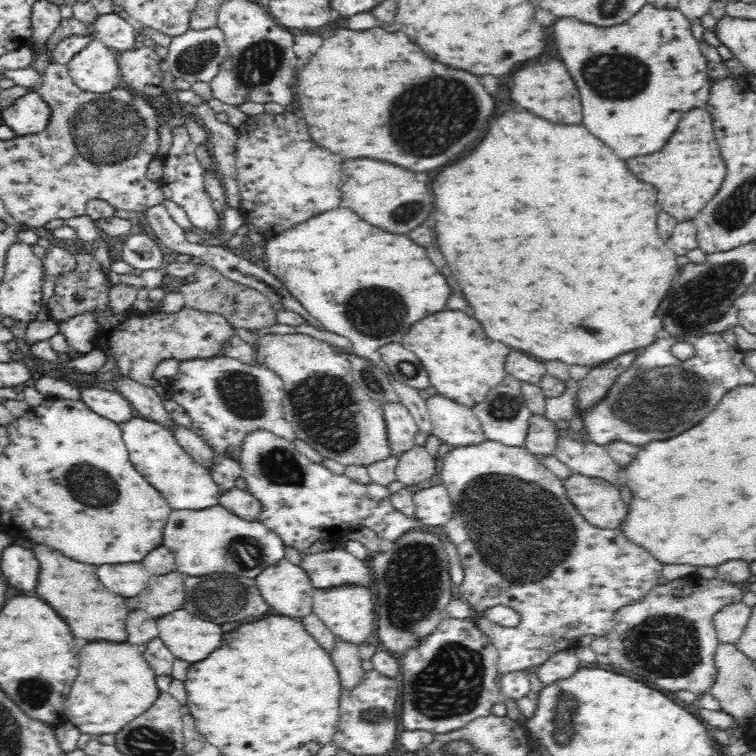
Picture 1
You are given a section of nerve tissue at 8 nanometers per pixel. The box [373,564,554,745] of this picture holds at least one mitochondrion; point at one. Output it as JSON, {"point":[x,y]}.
{"point":[451,685]}

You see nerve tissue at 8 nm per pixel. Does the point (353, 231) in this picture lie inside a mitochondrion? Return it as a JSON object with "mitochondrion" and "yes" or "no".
{"mitochondrion":"no"}

